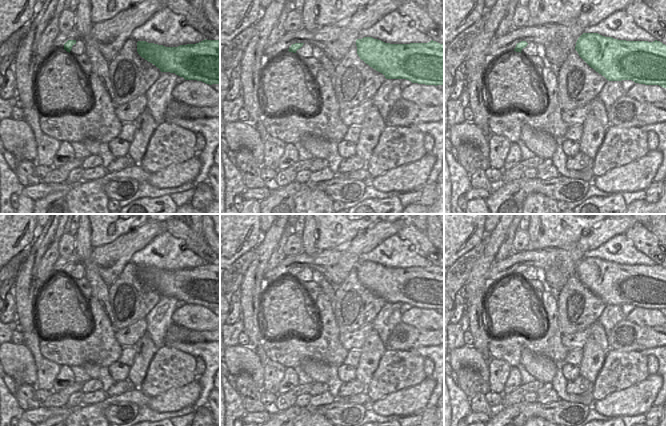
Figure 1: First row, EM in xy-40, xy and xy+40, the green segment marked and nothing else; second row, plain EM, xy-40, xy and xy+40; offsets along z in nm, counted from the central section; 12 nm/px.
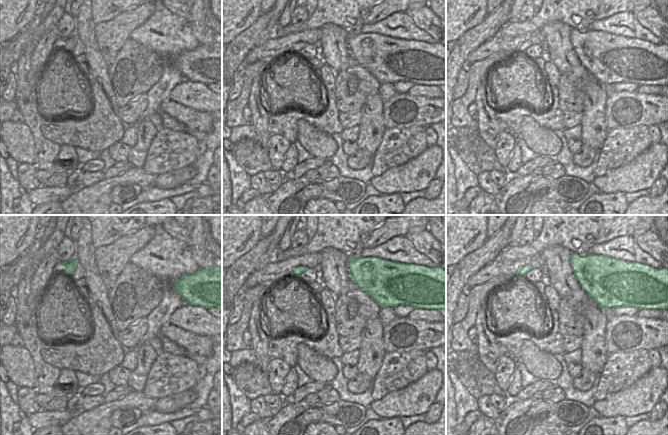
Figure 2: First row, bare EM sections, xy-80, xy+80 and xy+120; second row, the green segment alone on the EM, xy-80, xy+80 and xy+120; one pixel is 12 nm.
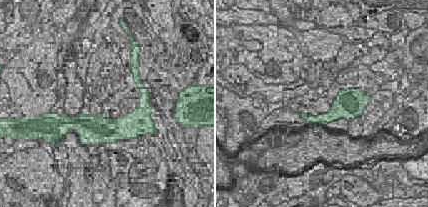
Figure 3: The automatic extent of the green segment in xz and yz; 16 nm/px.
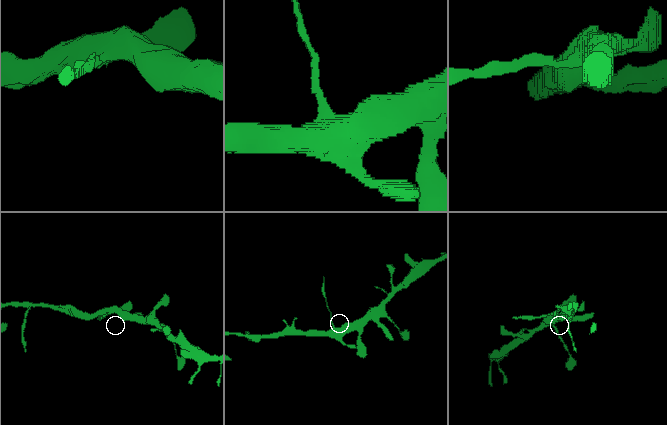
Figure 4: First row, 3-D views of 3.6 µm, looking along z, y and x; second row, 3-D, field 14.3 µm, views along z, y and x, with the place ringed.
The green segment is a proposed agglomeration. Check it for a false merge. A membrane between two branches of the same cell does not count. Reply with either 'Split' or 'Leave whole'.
Split.

